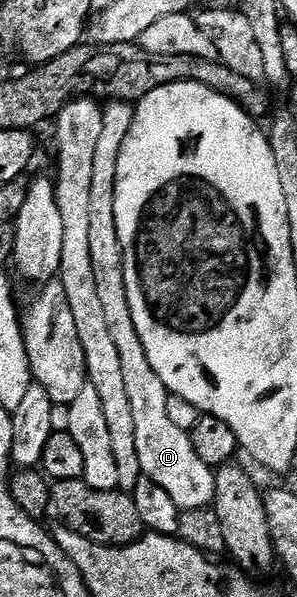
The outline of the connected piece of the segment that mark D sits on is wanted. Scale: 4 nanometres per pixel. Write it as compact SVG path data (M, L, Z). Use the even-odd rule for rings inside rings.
M108 101L102 107L101 137L97 153L93 156L93 185L89 211L89 256L93 256L93 280L97 280L97 292L113 345L121 359L121 373L129 405L133 408L133 428L137 431L137 456L141 460L144 475L165 488L170 499L180 511L210 507L215 500L215 470L193 452L191 435L176 428L169 420L168 390L153 372L149 356L145 356L145 344L137 336L137 324L133 324L133 312L129 312L129 292L125 288L125 260L121 252L121 240L117 236L117 216L113 212L115 185L117 184L117 156L121 156L121 144L129 136L133 124L135 106L130 102Z

